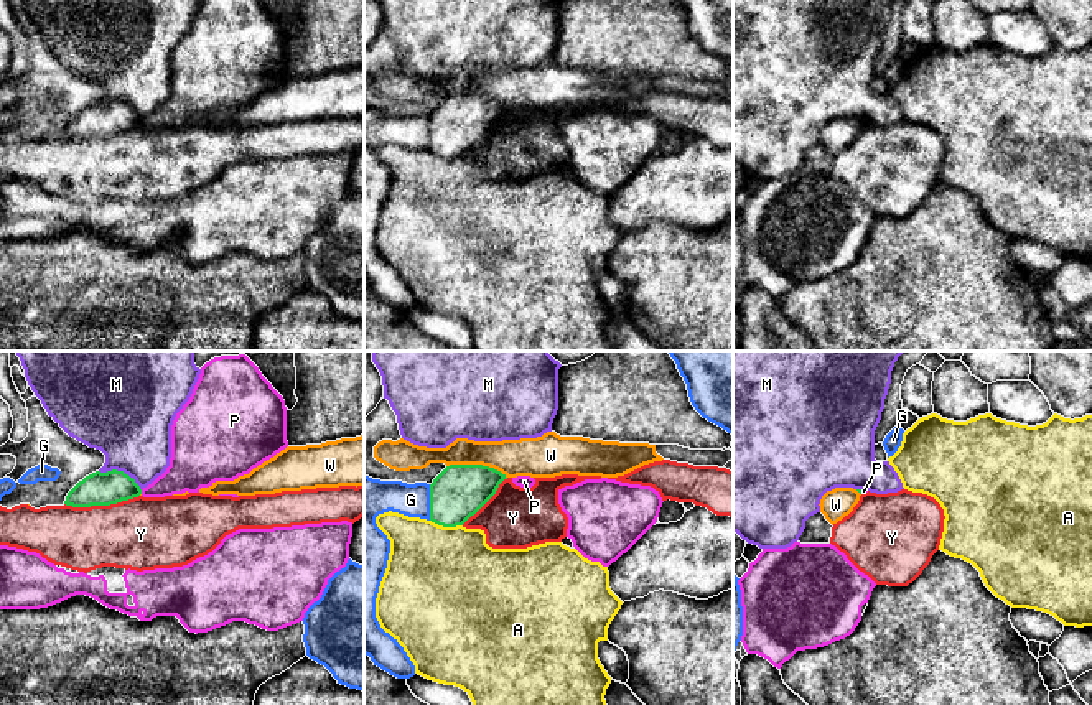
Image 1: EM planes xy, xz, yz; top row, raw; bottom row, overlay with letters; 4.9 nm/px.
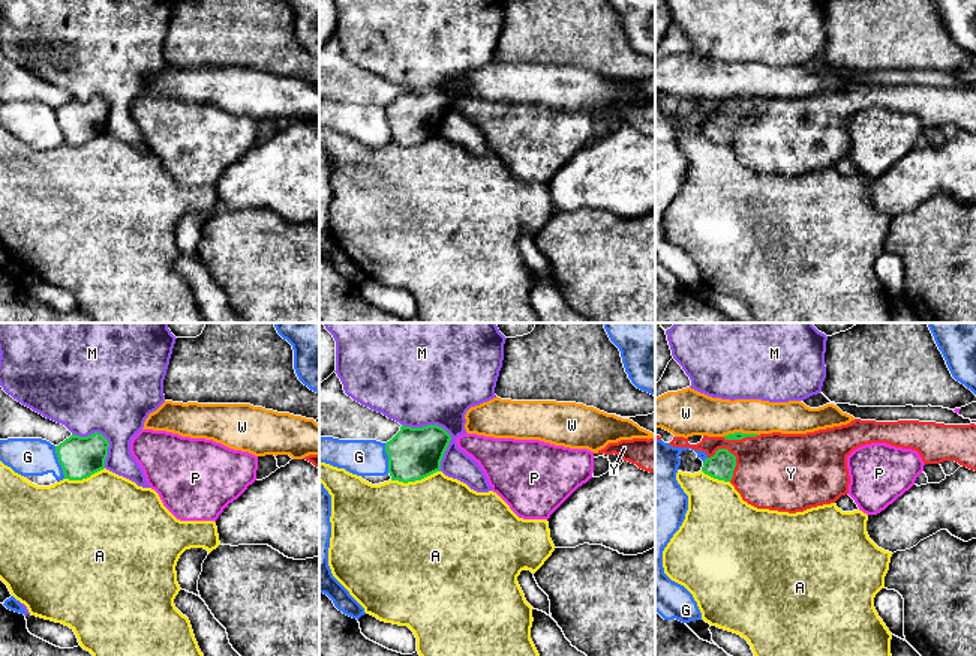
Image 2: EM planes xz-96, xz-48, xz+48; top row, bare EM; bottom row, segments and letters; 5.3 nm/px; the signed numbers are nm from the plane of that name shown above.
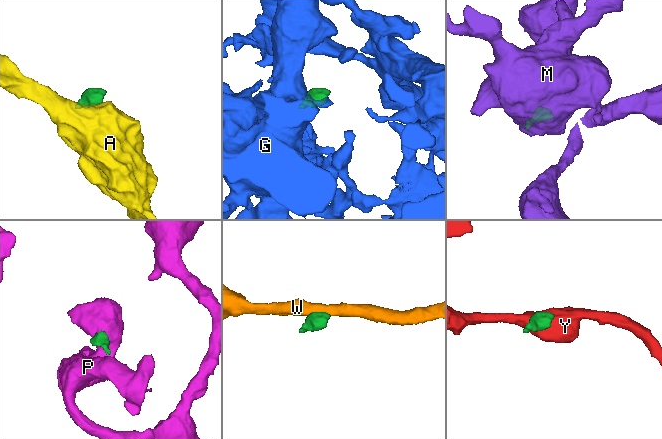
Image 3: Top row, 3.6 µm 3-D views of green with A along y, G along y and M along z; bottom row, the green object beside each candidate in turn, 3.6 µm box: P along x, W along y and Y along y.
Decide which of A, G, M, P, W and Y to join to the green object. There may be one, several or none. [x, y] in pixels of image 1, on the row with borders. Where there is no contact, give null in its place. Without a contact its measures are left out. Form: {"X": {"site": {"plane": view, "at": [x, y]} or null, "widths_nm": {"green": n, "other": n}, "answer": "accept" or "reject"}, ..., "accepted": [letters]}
{"A": {"site": {"plane": "xz", "at": [447, 526]}, "widths_nm": {"green": 260, "other": 500}, "answer": "reject"}, "G": {"site": {"plane": "xz", "at": [430, 503]}, "widths_nm": {"green": 260, "other": 160}, "answer": "reject"}, "M": {"site": {"plane": "xy", "at": [122, 471]}, "widths_nm": {"green": 160, "other": 400}, "answer": "reject"}, "P": {"site": {"plane": "xy", "at": [140, 491]}, "widths_nm": {"green": 160, "other": 190}, "answer": "reject"}, "W": {"site": {"plane": "xz", "at": [476, 465]}, "widths_nm": {"green": 260, "other": 190}, "answer": "reject"}, "Y": {"site": {"plane": "xy", "at": [101, 504]}, "widths_nm": {"green": 160, "other": 360}, "answer": "reject"}, "accepted": []}

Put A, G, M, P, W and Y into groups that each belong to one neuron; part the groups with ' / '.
A / G / M / P / W / Y

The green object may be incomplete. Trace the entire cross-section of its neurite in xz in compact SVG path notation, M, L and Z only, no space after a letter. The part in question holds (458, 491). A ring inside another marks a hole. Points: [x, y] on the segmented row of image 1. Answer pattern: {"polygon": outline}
{"polygon": "M450 465L430 484L430 521L443 527L463 525L507 479L483 465Z"}

